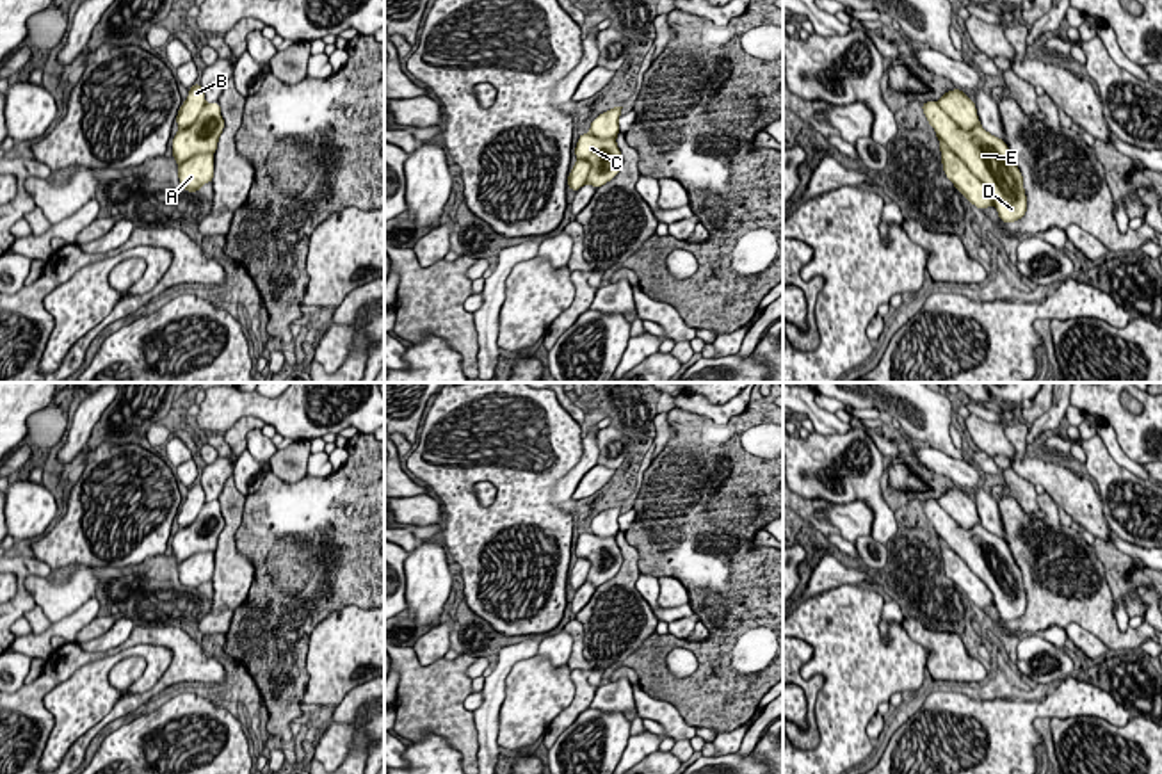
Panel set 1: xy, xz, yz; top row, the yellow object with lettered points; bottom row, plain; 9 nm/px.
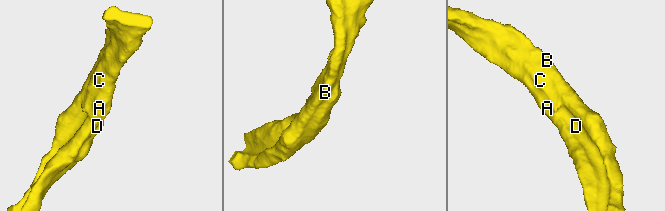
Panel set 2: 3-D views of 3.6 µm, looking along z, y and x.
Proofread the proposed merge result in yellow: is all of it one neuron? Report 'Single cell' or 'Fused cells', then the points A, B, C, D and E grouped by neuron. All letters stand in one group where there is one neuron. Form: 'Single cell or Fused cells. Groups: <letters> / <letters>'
Single cell. Groups: A B C D E

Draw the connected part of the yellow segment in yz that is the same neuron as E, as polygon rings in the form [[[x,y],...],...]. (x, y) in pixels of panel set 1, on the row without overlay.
[[[954,488],[922,509],[940,539],[945,575],[964,598],[979,609],[995,603],[1002,621],[1025,616],[1020,566],[1007,543],[980,525],[973,498]]]

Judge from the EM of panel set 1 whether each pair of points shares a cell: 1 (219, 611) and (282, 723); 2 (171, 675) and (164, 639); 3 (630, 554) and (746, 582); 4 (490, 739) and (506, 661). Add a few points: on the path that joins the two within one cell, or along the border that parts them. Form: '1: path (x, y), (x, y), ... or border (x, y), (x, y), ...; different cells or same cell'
1: border (248, 591), (225, 636); different cells
2: path (177, 666), (177, 650), (173, 646); same cell
3: border (623, 532), (637, 552), (641, 573); different cells
4: path (490, 719), (497, 680); same cell

